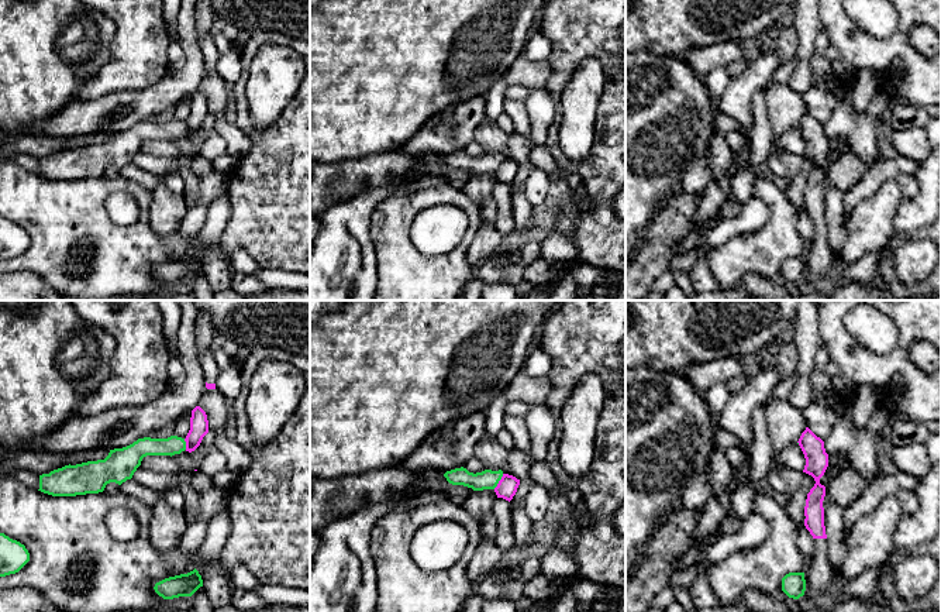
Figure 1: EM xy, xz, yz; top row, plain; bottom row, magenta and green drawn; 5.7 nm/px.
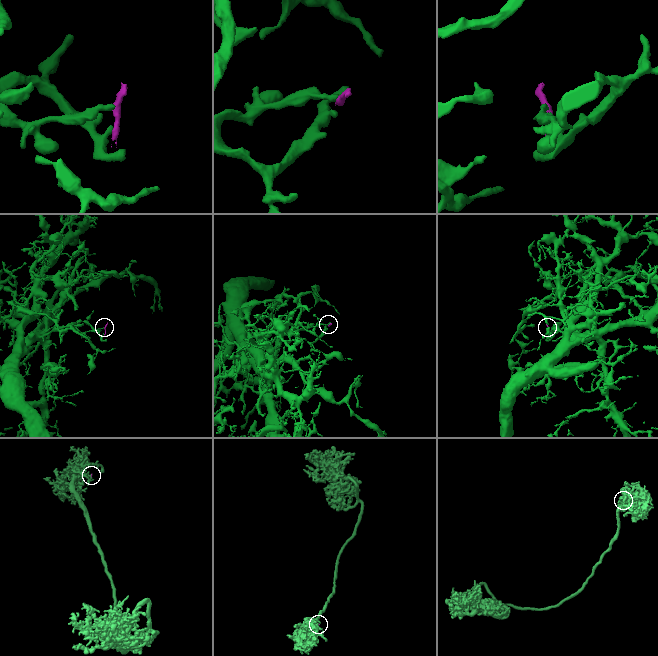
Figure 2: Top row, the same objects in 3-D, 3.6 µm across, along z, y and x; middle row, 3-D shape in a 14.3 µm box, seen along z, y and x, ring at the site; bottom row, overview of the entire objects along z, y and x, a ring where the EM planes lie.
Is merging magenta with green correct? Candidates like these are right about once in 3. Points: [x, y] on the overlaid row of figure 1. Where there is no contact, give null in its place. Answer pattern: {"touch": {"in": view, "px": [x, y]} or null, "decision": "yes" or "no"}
{"touch": {"in": "xz", "px": [499, 481]}, "decision": "no"}

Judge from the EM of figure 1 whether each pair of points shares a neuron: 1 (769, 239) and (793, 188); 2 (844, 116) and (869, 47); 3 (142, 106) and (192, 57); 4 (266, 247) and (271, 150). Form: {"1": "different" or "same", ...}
{"1": "different", "2": "different", "3": "same", "4": "same"}

